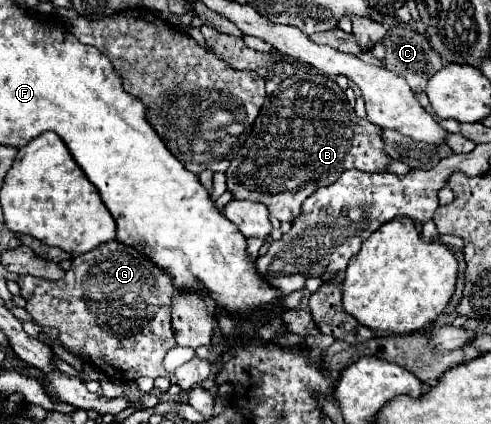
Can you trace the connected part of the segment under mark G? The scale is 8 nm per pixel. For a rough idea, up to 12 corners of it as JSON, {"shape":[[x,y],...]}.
{"shape":[[116,240],[26,310],[116,380],[170,376],[174,284]]}

